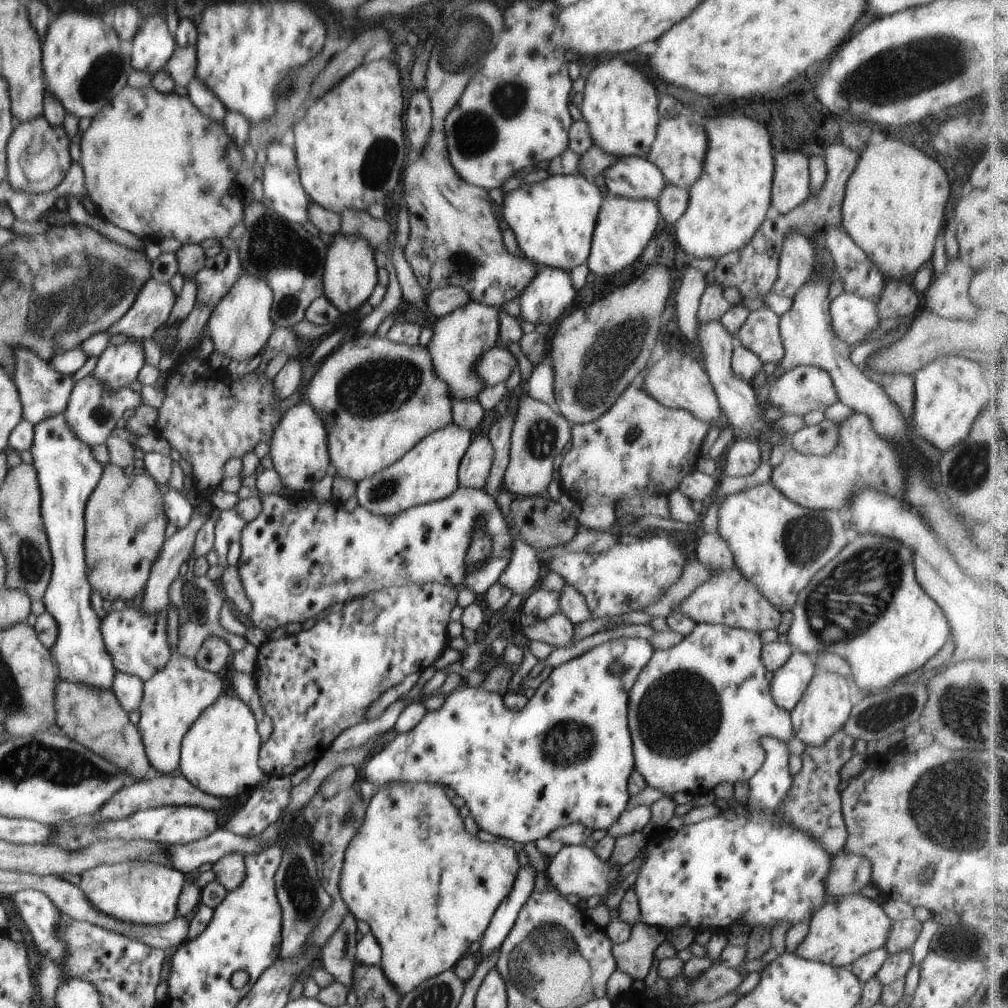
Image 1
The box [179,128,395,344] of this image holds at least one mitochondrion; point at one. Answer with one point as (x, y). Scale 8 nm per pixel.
(264, 229)

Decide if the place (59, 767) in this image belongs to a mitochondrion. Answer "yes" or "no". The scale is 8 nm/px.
yes

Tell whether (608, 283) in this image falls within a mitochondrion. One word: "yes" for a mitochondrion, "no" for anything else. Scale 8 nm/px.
no

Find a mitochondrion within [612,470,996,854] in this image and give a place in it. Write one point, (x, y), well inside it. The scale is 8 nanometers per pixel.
(863, 585)

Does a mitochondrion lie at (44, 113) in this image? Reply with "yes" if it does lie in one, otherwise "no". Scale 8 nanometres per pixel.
no

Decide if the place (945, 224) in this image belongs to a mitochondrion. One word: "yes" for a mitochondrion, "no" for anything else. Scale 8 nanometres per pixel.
no

